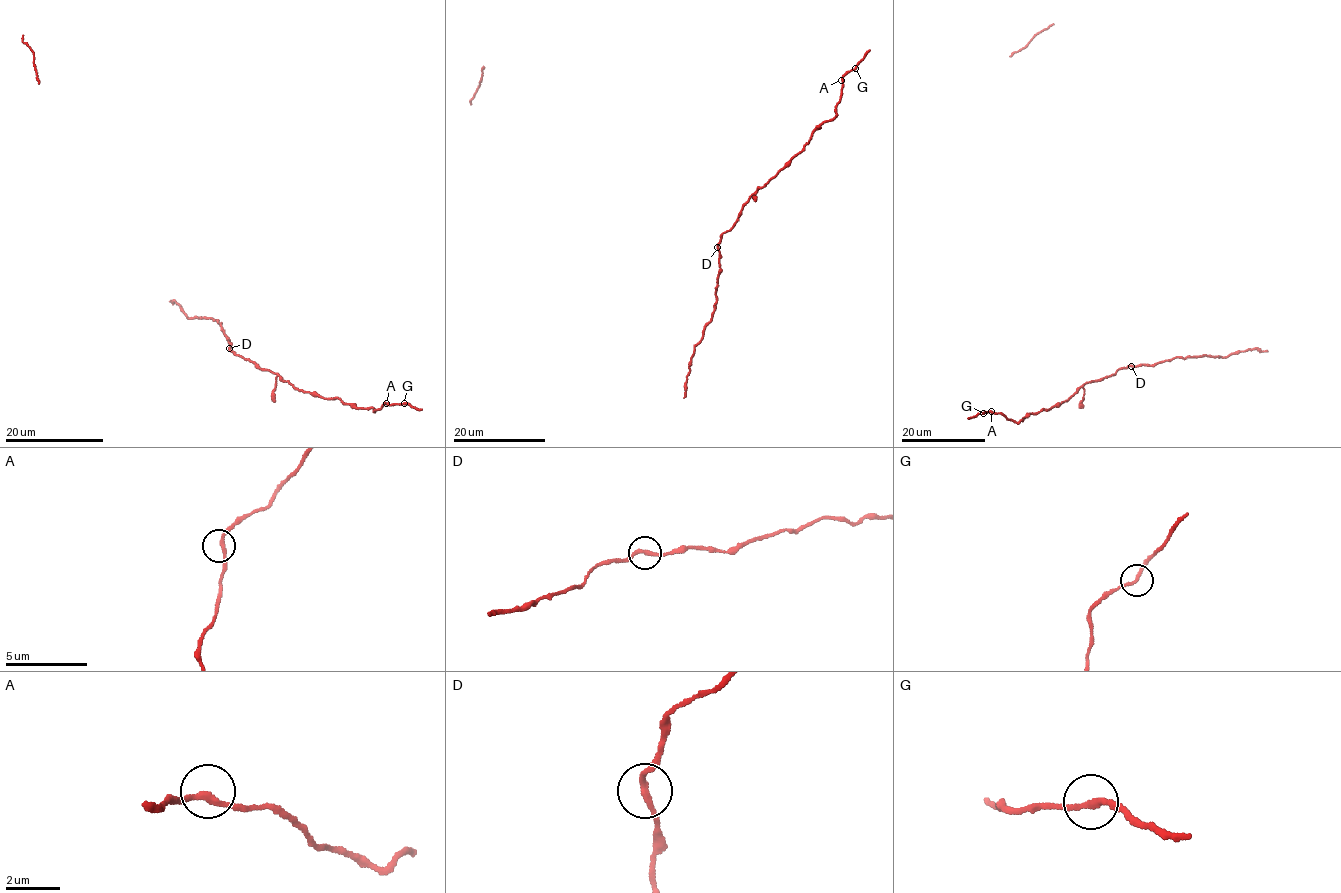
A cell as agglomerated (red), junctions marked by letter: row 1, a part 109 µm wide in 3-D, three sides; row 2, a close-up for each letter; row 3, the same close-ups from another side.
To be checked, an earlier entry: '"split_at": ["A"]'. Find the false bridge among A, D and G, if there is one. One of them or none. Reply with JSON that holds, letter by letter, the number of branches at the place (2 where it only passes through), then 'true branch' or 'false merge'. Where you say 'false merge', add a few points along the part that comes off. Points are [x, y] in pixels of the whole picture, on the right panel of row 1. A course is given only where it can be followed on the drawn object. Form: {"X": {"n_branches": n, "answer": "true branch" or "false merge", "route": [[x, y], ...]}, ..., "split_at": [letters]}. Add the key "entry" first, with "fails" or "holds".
{"entry": "fails", "A": {"n_branches": 2, "answer": "true branch"}, "D": {"n_branches": 2, "answer": "true branch"}, "G": {"n_branches": 2, "answer": "true branch"}, "split_at": []}

